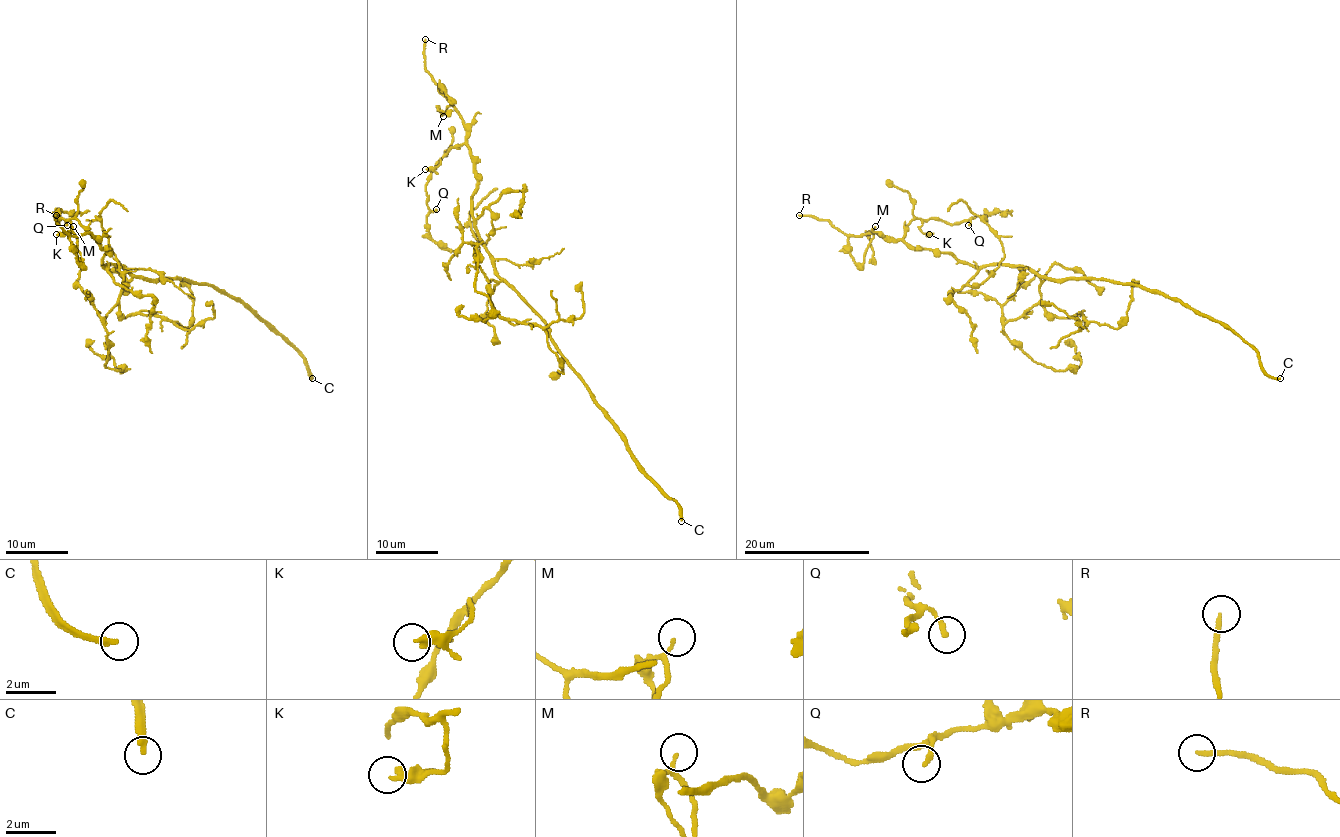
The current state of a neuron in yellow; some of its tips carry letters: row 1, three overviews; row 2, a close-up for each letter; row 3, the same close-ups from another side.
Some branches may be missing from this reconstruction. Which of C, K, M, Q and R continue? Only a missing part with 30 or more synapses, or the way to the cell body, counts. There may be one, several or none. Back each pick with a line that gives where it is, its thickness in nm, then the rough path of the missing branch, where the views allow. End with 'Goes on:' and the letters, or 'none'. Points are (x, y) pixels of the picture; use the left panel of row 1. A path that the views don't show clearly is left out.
C: at (312, 378); 240 nm thick; missing branch runs (312, 378), (341, 396), (244, 446), (158, 440), (136, 413), (147, 356), (112, 301), (114, 272), (141, 258)
R: at (56, 215); 200 nm thick; missing branch runs (56, 215), (35, 210), (32, 196), (32, 182), (34, 185), (51, 160)
Goes on: C, R

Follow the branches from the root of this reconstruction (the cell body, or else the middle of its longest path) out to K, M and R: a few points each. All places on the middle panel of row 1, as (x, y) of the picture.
K: (508, 285), (476, 227), (477, 174), (471, 150), (455, 144), (436, 166), (425, 169)
M: (508, 285), (476, 227), (477, 174), (468, 125), (439, 88), (452, 103), (443, 116)
R: (508, 285), (476, 227), (477, 174), (468, 125), (425, 69), (425, 39)

